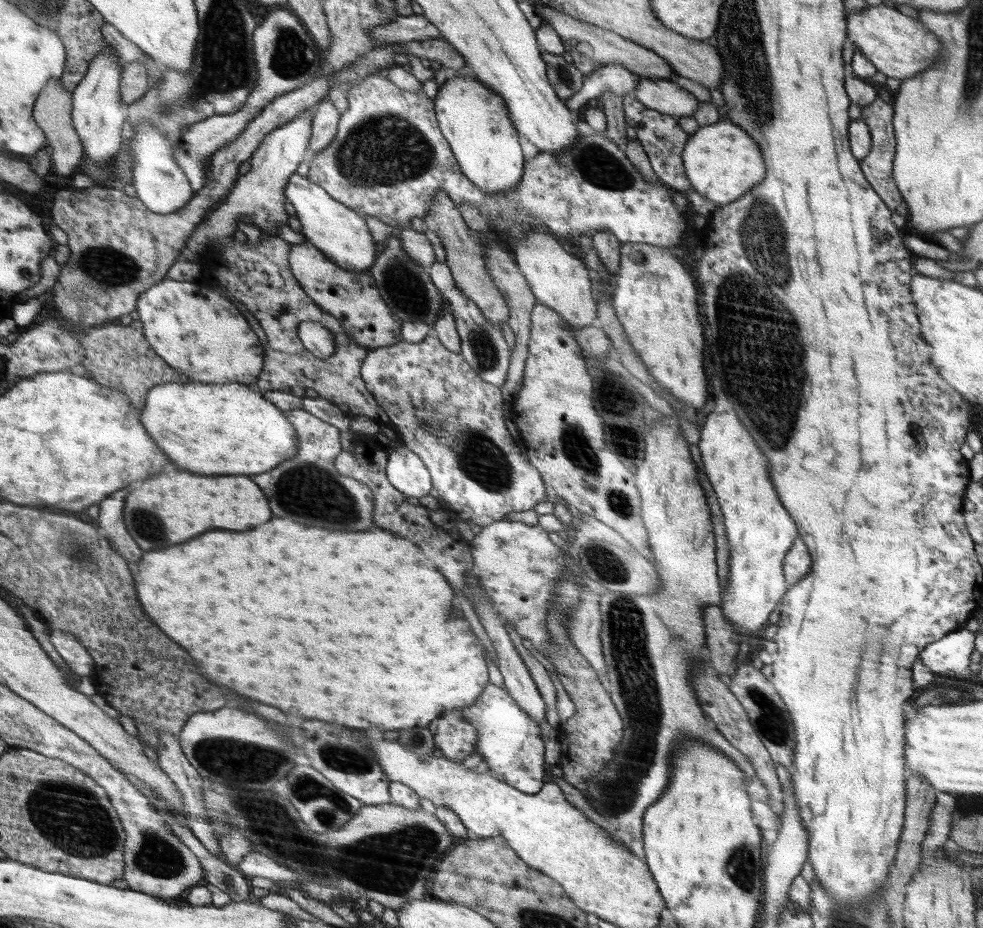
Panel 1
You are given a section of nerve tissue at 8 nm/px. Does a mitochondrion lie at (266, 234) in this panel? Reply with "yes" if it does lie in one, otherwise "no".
no

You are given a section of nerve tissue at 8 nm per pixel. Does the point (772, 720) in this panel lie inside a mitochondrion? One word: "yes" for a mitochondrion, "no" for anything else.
yes

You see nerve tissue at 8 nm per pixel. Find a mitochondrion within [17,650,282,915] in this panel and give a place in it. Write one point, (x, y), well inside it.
(71, 817)

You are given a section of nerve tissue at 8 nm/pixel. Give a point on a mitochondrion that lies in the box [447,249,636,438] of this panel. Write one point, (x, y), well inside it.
(484, 349)

